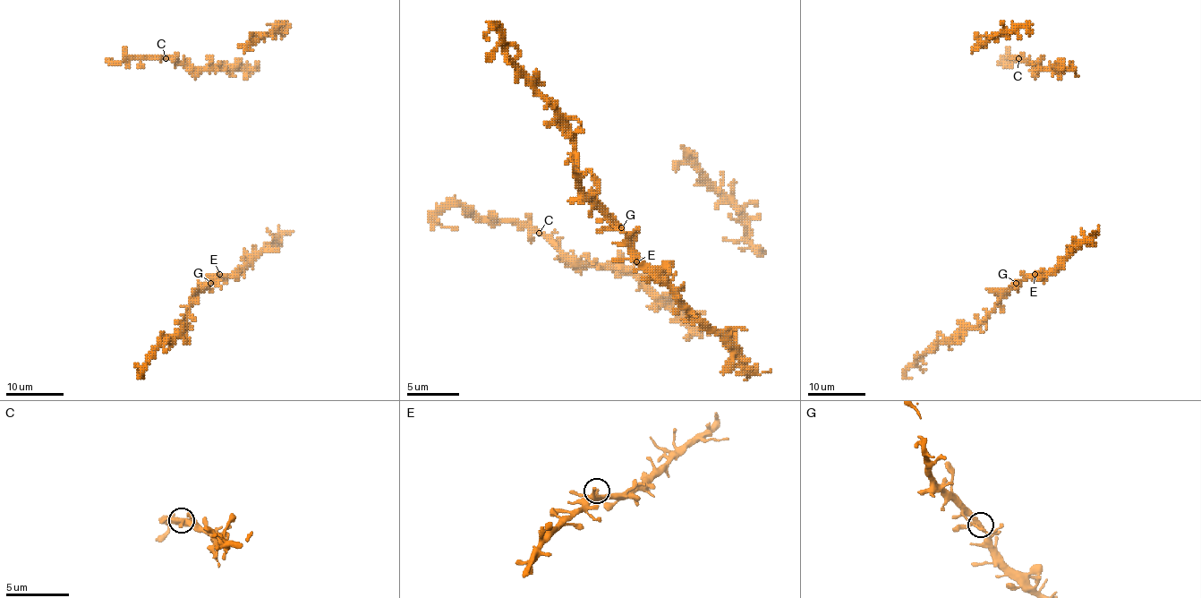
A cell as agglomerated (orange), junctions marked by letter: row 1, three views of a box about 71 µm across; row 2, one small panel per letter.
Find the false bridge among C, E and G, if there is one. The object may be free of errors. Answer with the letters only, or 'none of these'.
none of these

